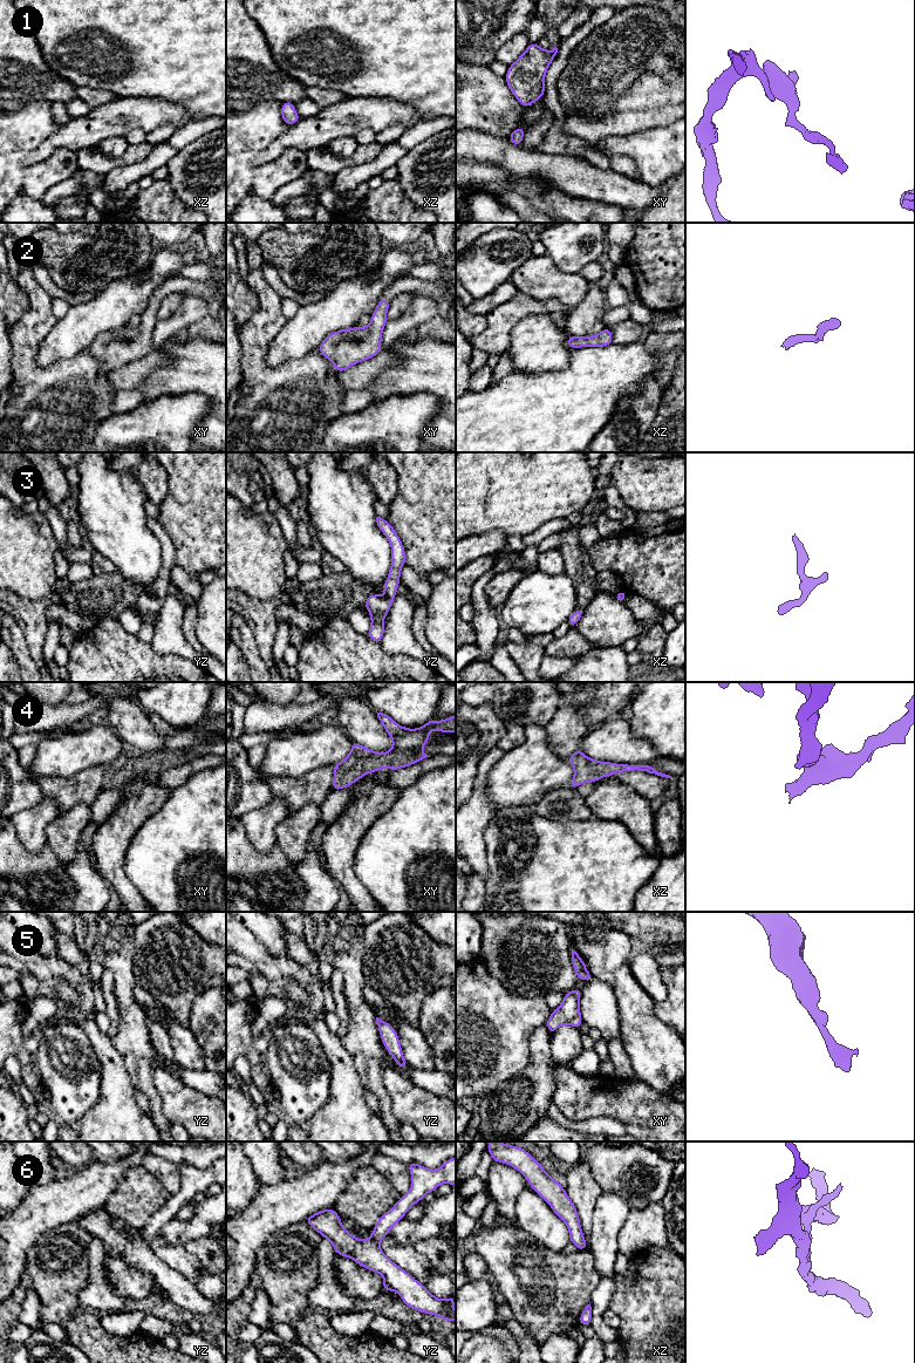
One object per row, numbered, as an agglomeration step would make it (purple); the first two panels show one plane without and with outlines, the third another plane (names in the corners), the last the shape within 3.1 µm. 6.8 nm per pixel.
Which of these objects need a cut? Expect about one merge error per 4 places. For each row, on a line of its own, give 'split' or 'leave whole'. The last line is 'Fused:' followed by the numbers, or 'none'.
1: leave whole
2: leave whole
3: leave whole
4: leave whole
5: leave whole
6: leave whole
Fused: none

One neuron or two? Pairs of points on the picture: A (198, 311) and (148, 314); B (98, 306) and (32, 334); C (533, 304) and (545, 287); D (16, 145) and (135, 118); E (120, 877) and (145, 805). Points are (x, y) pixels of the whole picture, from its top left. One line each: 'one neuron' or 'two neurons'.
A: two neurons
B: two neurons
C: two neurons
D: two neurons
E: one neuron

